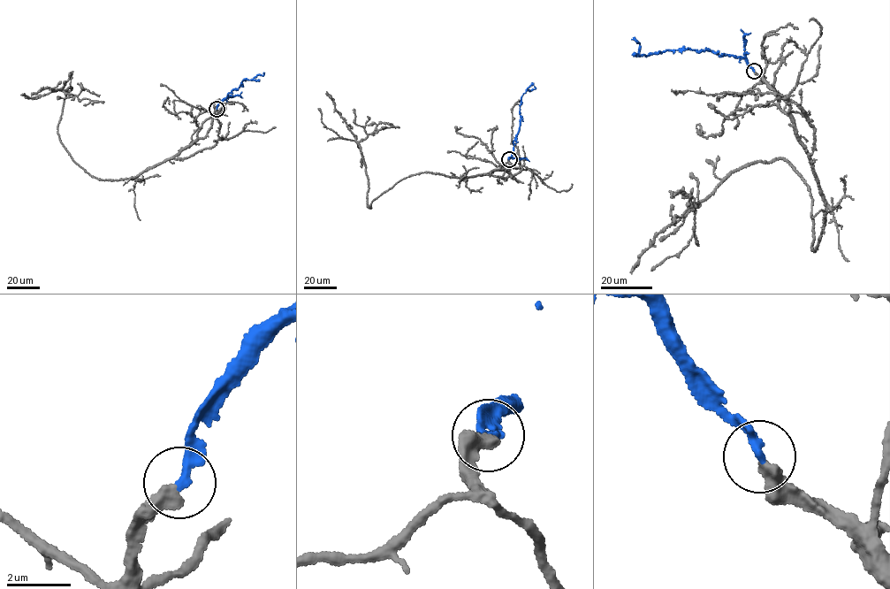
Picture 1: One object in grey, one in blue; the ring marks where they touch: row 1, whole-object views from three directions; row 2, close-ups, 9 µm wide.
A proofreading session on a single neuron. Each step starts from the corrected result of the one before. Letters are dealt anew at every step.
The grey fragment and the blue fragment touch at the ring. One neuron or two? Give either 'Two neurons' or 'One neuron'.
One neuron

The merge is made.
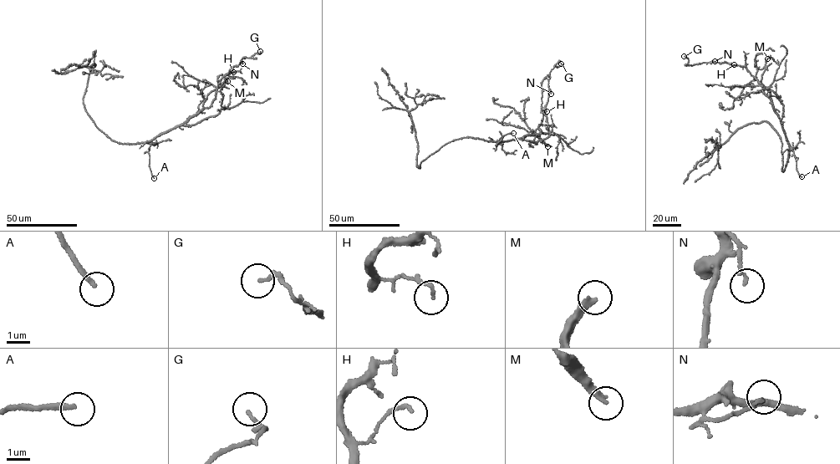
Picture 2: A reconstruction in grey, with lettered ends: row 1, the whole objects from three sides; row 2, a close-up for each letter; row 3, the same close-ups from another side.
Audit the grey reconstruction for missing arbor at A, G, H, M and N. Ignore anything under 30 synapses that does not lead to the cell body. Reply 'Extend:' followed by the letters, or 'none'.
Extend: A, M

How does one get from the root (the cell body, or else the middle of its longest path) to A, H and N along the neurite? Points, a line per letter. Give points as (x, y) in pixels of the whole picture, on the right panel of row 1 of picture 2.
A: (786, 166), (791, 147), (796, 171), (801, 176)
H: (786, 166), (789, 145), (769, 92), (745, 66), (734, 64)
N: (786, 166), (789, 145), (768, 90), (745, 66), (711, 62), (715, 61)

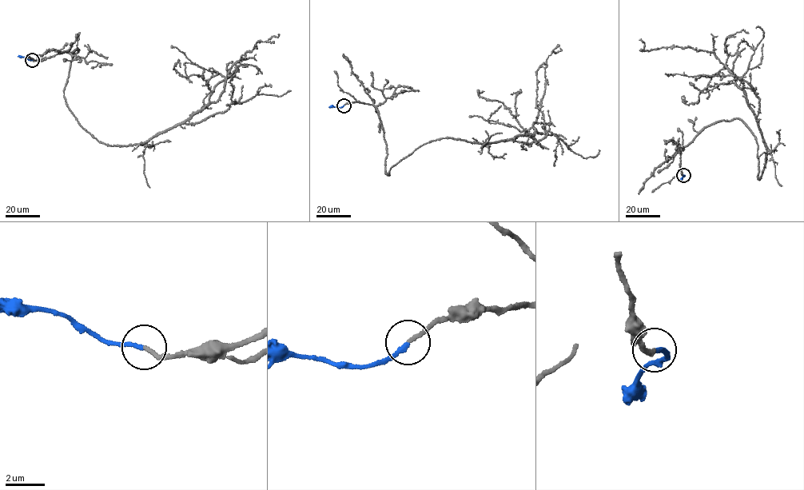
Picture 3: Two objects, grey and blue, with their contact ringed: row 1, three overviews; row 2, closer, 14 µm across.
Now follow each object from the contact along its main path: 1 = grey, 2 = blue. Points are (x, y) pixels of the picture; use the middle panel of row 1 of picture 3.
1: (344, 105), (374, 105), (388, 174), (400, 160), (433, 141), (484, 144), (534, 133), (547, 60), (560, 48)
2: (344, 105), (328, 107)

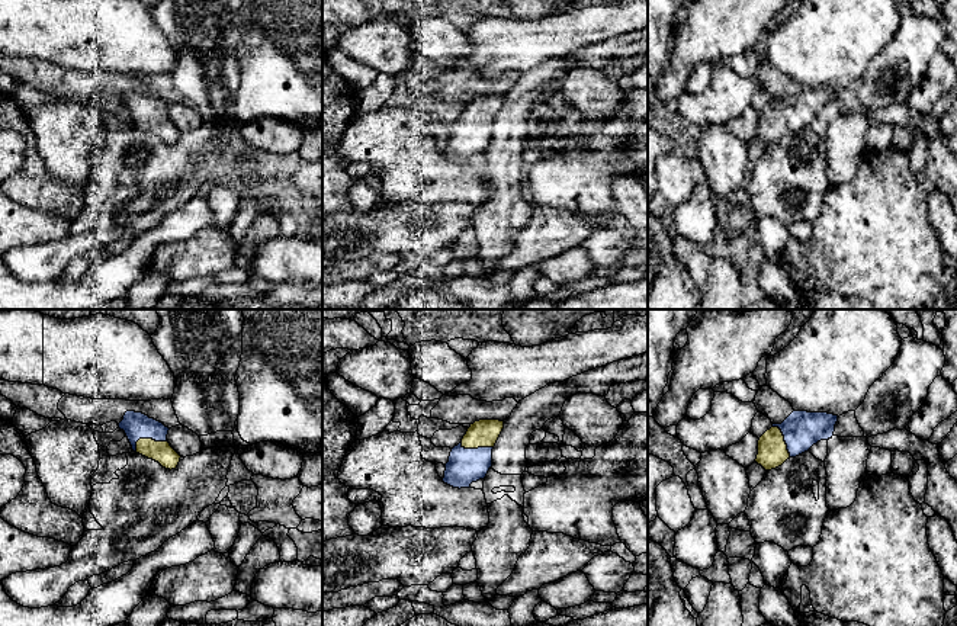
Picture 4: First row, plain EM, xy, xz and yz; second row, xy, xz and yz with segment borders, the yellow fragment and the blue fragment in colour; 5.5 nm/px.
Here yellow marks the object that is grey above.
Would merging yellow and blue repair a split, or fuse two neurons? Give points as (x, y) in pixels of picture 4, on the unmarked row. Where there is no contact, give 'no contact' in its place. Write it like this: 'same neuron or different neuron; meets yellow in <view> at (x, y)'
same neuron; meets yellow in xy at (147, 114)

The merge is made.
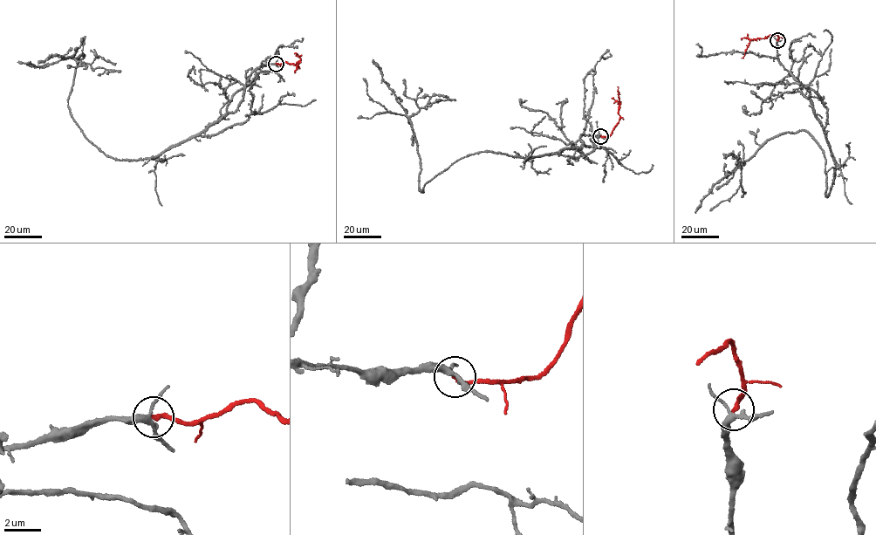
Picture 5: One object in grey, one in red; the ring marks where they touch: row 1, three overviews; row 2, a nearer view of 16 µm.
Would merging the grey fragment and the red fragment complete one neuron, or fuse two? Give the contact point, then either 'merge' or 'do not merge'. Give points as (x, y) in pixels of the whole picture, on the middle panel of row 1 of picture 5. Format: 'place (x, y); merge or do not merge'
place (600, 136); merge

